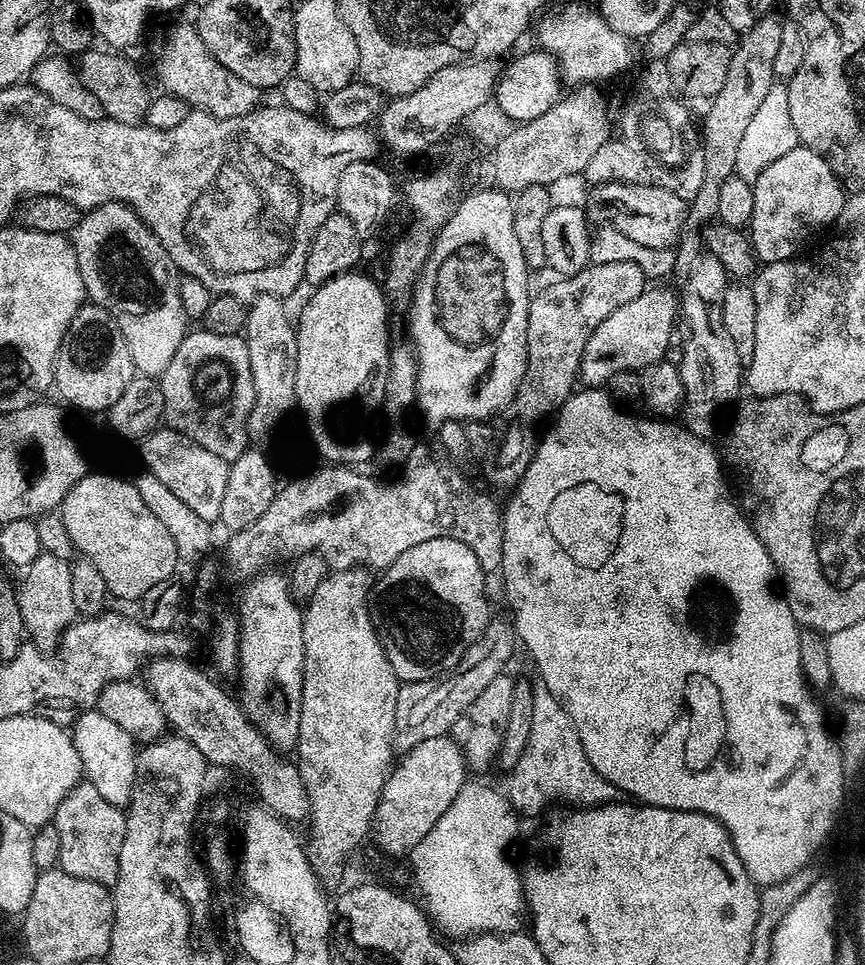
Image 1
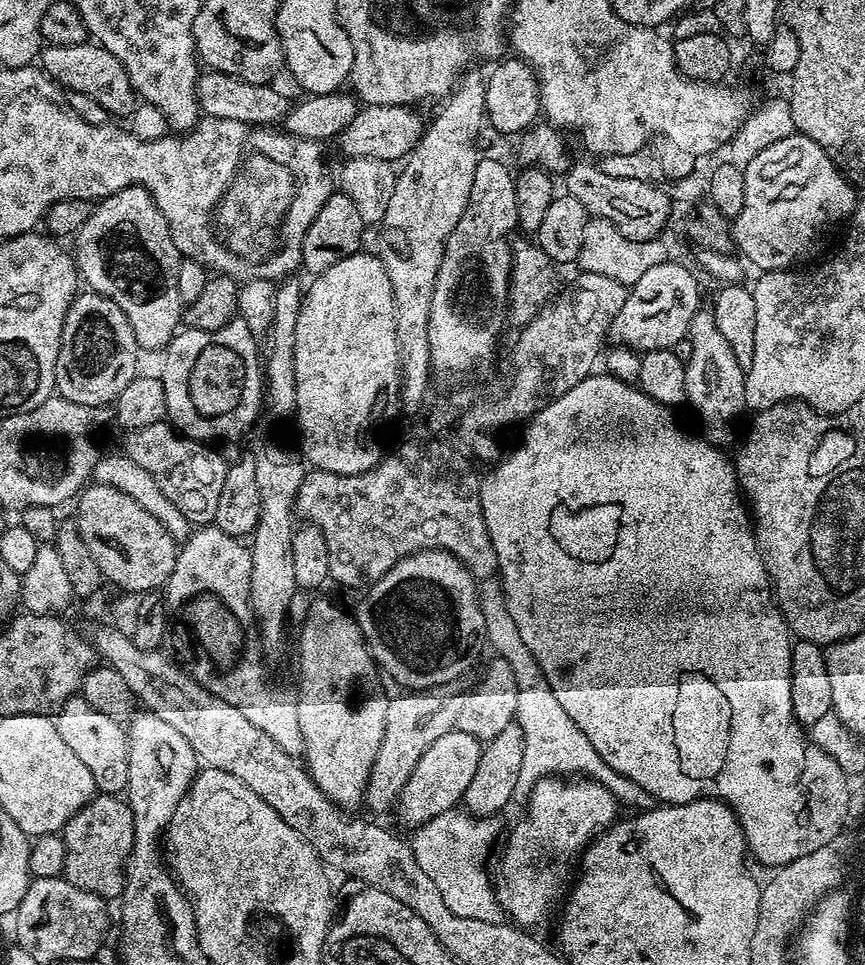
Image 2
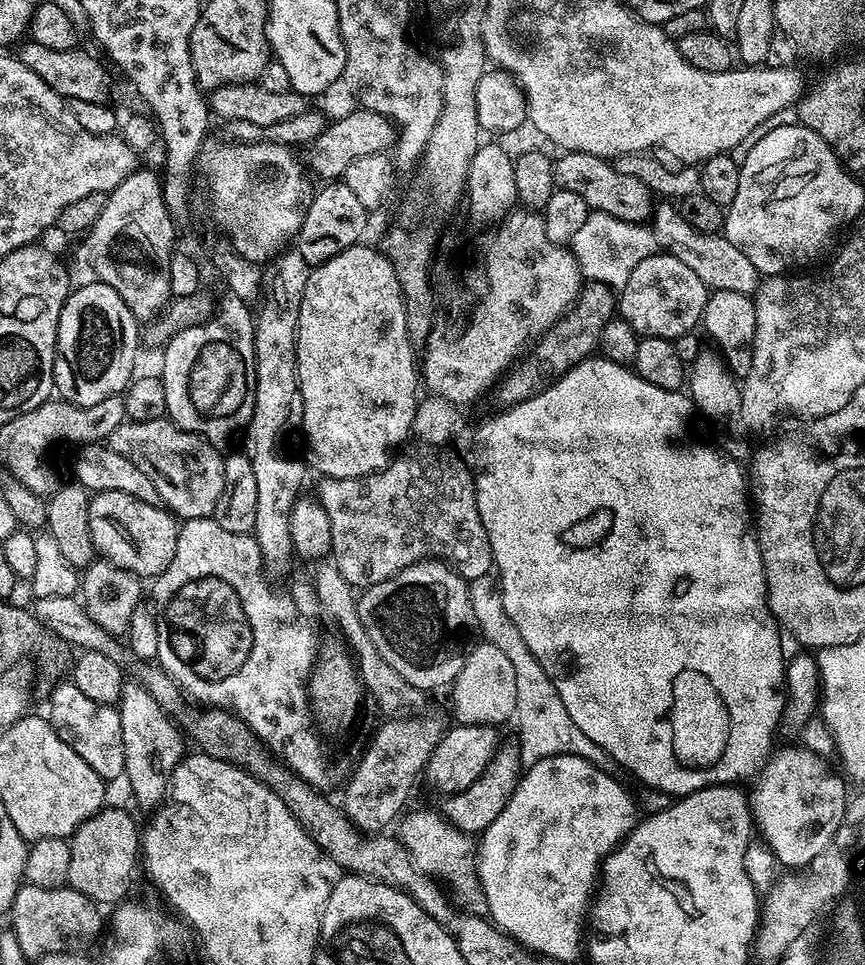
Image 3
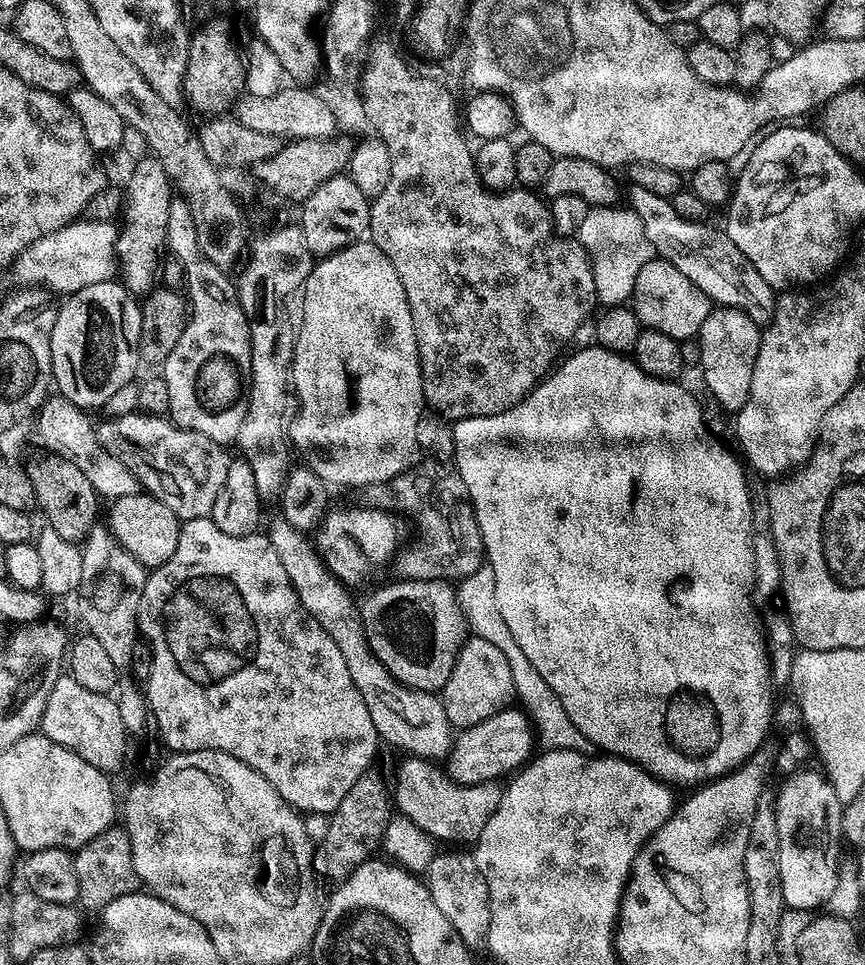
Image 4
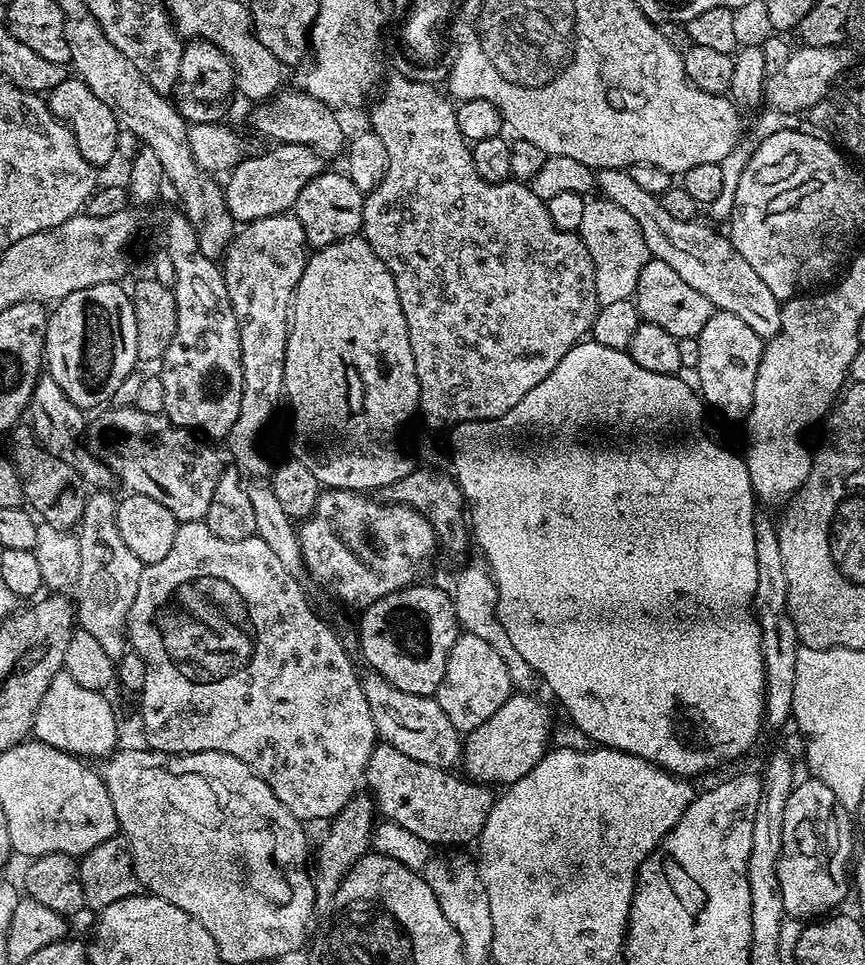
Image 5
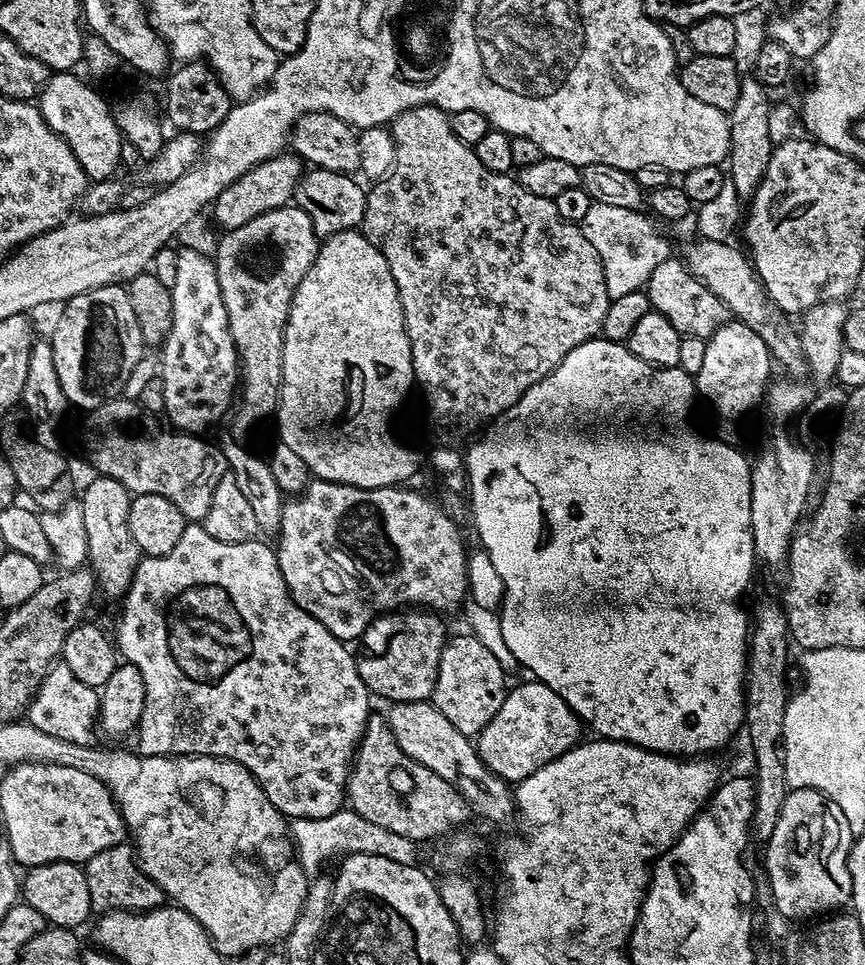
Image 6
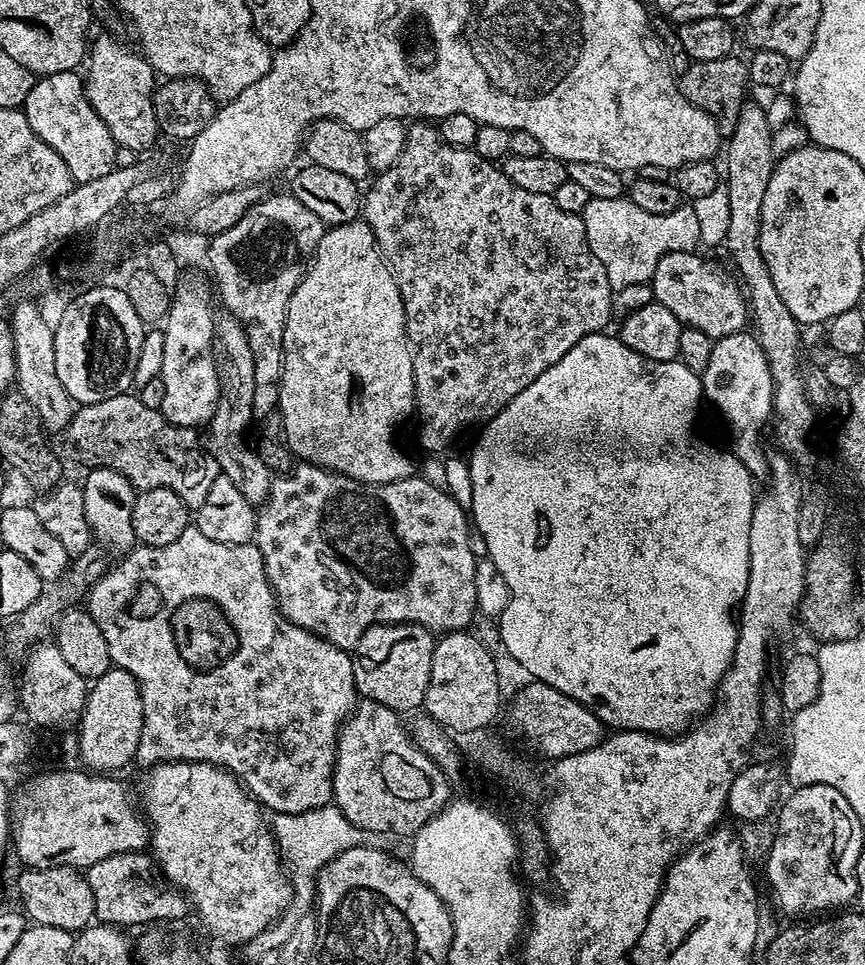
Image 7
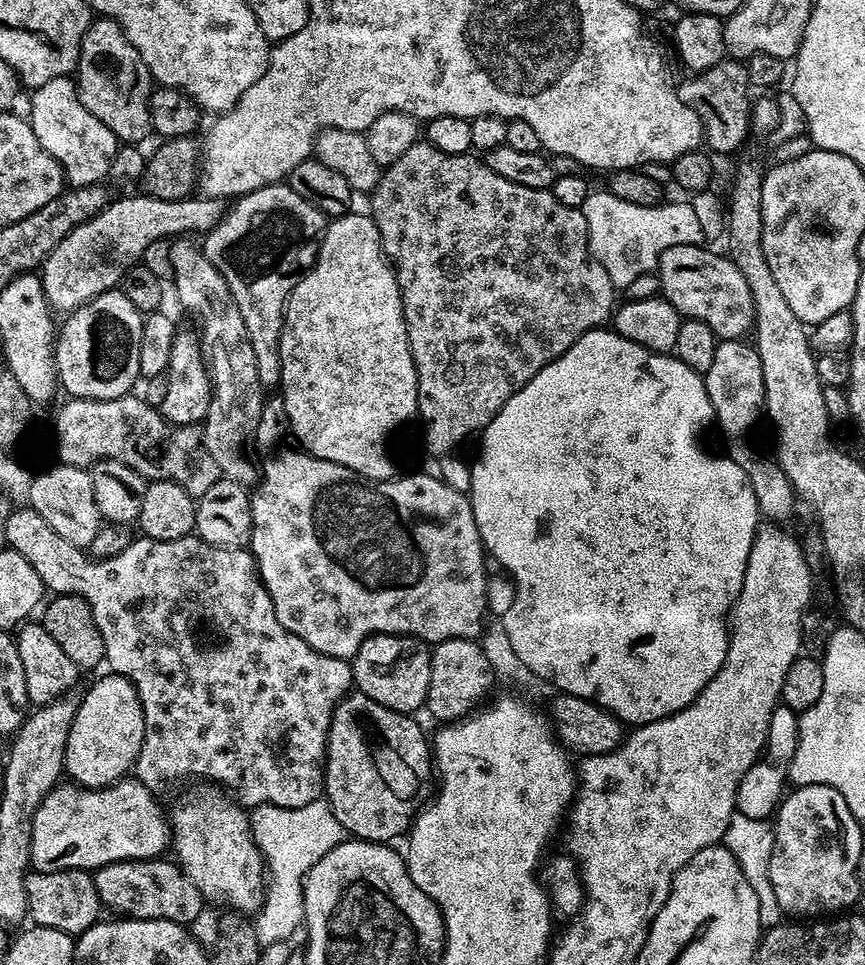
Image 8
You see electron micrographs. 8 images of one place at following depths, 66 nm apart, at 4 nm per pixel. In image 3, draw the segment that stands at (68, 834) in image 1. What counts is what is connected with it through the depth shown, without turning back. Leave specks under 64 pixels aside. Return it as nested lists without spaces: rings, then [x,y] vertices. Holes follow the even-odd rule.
[[[105,806],[78,828],[70,843],[70,874],[67,887],[86,894],[98,906],[116,906],[125,899],[132,888],[132,879],[138,872],[141,829],[136,820],[124,808]]]

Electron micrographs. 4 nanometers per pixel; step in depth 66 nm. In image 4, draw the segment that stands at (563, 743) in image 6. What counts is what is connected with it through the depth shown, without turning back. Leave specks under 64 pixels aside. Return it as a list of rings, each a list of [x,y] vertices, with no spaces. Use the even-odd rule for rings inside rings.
[[[509,706],[503,712],[496,712],[490,718],[463,729],[453,739],[452,750],[446,757],[446,772],[458,784],[499,781],[500,776],[507,777],[528,763],[533,755],[532,746],[534,731],[528,717],[519,707]]]

